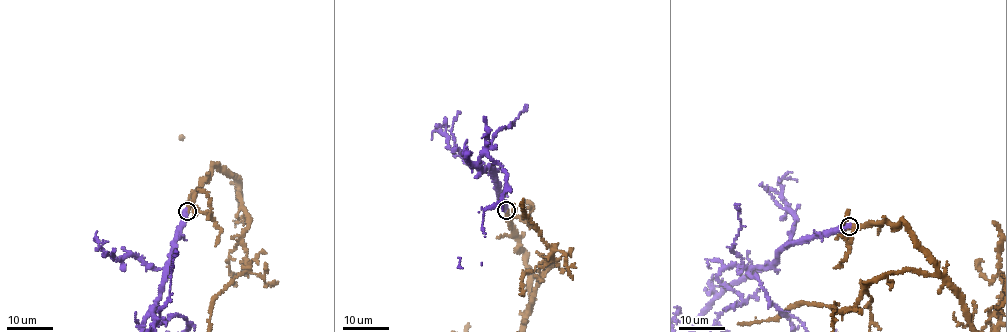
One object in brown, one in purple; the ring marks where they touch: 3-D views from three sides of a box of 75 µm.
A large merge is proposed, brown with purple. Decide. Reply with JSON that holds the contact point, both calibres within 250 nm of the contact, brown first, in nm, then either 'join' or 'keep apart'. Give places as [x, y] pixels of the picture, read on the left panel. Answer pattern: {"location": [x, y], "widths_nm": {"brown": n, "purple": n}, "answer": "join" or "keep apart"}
{"location": [187, 211], "widths_nm": {"brown": 550, "purple": 460}, "answer": "join"}

